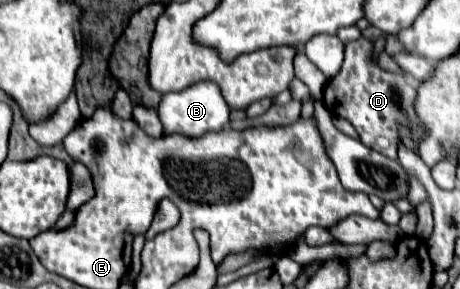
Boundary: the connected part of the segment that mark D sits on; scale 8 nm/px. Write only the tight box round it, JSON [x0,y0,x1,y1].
[324,38,416,158]

